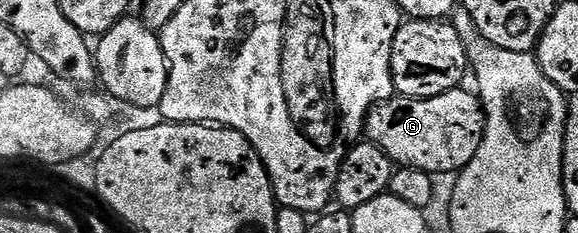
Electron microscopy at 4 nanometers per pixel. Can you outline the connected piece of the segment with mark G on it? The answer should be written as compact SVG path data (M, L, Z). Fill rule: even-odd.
M456 89L449 93L441 93L441 97L428 99L392 97L385 103L378 103L367 115L366 138L381 148L391 158L392 163L399 167L416 167L431 172L435 177L440 177L439 175L445 174L446 171L458 173L469 165L469 161L473 161L487 124L487 115L483 112L478 94L474 90L463 90Z

